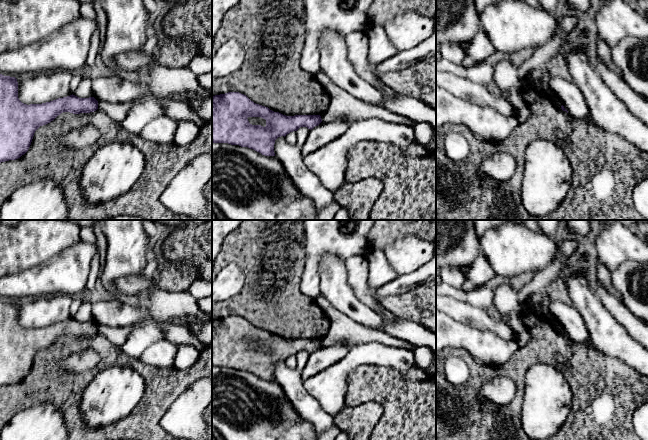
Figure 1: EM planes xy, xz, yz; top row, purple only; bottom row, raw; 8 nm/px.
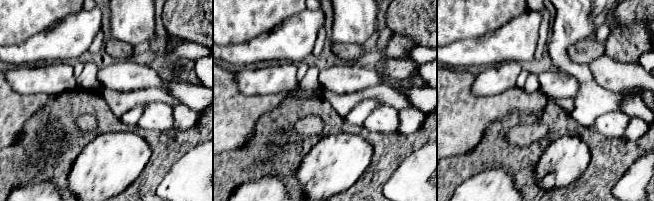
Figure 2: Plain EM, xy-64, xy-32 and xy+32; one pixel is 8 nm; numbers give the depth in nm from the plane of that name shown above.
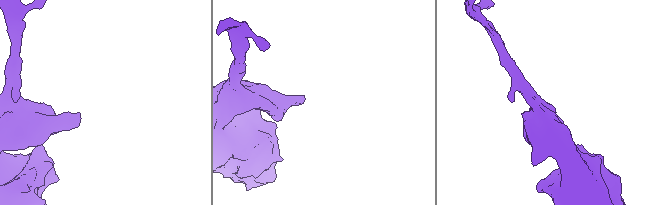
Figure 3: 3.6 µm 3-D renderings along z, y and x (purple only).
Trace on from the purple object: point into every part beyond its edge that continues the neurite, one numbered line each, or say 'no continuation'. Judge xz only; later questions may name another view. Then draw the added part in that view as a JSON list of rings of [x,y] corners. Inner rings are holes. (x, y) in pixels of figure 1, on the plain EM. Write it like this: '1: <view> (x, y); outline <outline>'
no continuation

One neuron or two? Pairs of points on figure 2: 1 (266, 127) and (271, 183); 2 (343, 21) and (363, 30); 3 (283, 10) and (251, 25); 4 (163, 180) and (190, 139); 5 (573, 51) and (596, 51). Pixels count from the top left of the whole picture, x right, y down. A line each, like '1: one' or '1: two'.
1: two
2: one
3: one
4: one
5: one

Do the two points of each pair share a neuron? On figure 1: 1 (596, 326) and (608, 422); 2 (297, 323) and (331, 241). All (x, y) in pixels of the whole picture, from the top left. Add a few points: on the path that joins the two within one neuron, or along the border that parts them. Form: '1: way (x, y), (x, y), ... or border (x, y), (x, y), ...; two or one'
1: border (591, 342), (604, 354), (615, 357), (620, 361); two
2: border (302, 273), (300, 290), (314, 300); two

